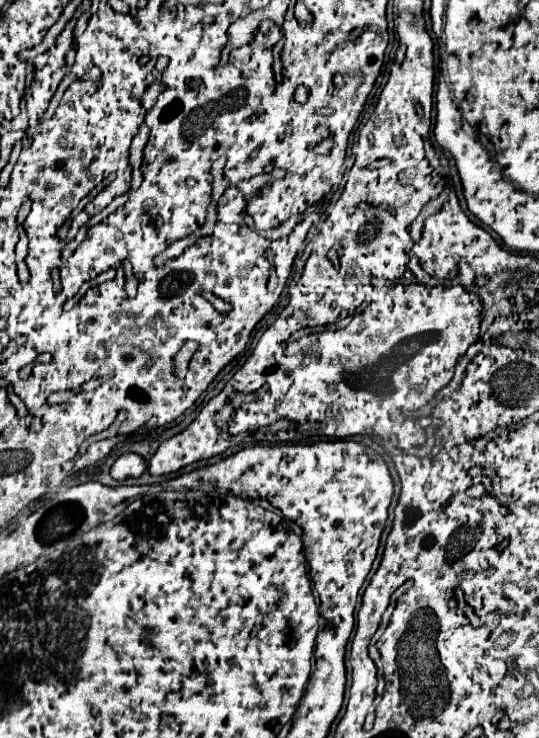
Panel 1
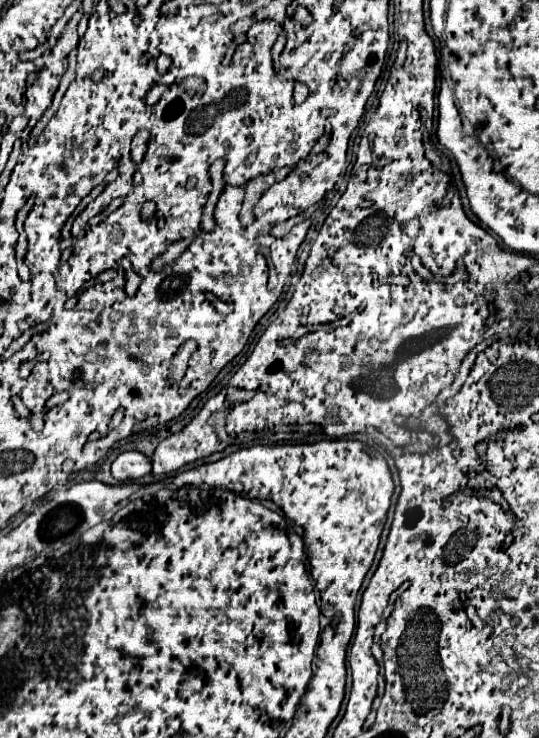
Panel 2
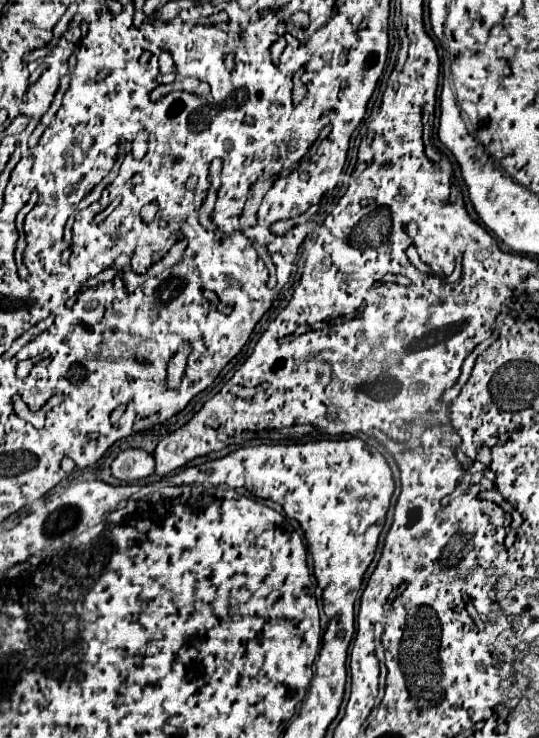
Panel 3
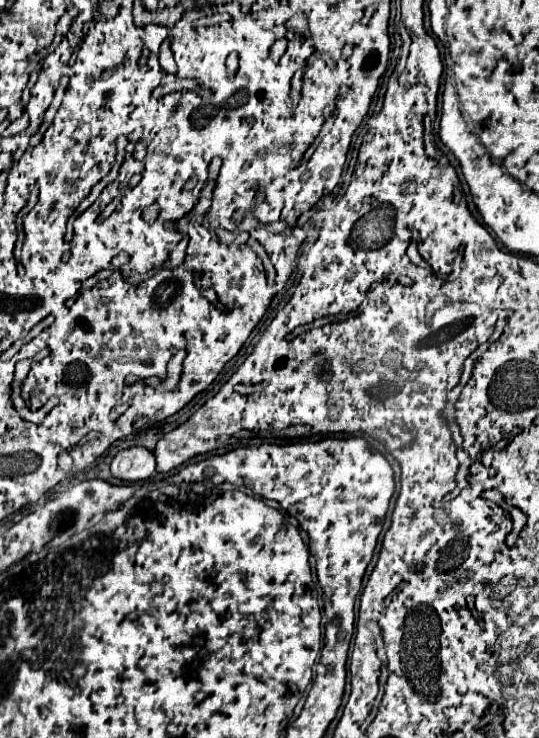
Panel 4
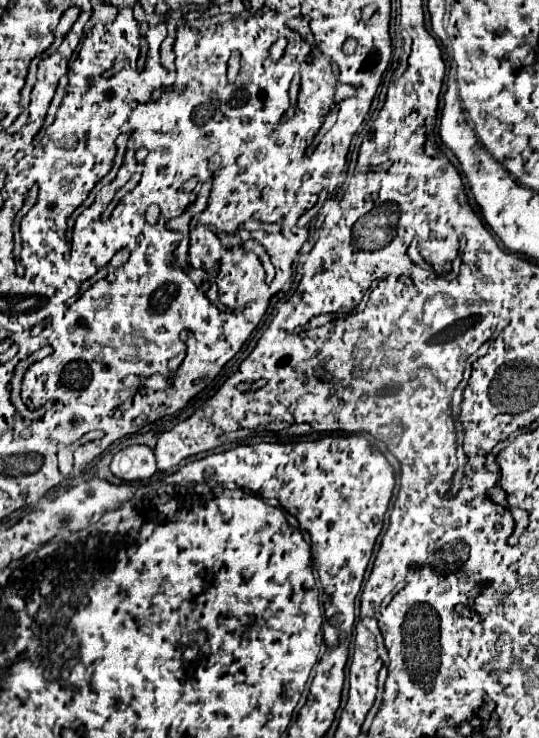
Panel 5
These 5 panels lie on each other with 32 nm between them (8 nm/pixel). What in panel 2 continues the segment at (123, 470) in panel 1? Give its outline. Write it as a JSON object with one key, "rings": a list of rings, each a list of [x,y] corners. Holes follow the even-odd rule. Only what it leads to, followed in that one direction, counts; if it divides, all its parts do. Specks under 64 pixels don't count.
{"rings":[[[128,450],[122,452],[114,462],[112,462],[112,476],[120,482],[128,482],[128,480],[138,480],[146,474],[152,472],[152,460],[138,452],[138,450]]]}

